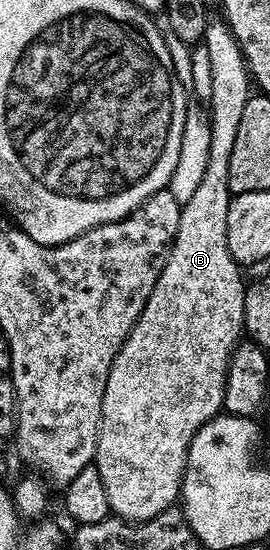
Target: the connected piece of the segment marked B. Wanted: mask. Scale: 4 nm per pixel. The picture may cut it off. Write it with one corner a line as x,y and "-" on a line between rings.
212,18
204,31
202,43
205,49
209,49
209,62
211,62
212,83
209,97
205,101
209,108
211,117
211,137
209,139
209,165
205,165
205,177
201,177
201,185
197,185
193,197
189,197
187,203
182,204
179,209
179,228
175,243
171,252
167,254
165,265
161,269
161,277
157,277
157,285
153,285
153,293
149,293
149,301
145,301
145,309
137,317
133,329
127,335
127,340
121,345
119,358
116,359
114,367
109,369
109,381
105,381
105,397
101,405
101,425
97,437
97,449
95,450
95,461
93,466
97,473
101,473
101,481
105,484
105,494
109,497
111,515
120,519
126,519
133,523
147,523
157,513
165,513
176,506
183,489
183,474
187,464
189,445
193,437
201,429
201,425
208,423
215,415
223,411
223,398
225,397
225,381
227,380
227,366
231,360
231,354
241,342
244,334
243,318
245,317
245,282
240,264
229,253
229,241
227,240
227,214
232,201
231,190
227,184
229,177
229,156
233,153
233,140
237,138
237,129
241,125
241,113
245,105
251,100
253,94
253,80
251,72
247,68
247,60
243,57
243,51
239,48
239,42
235,40
231,26
222,18

